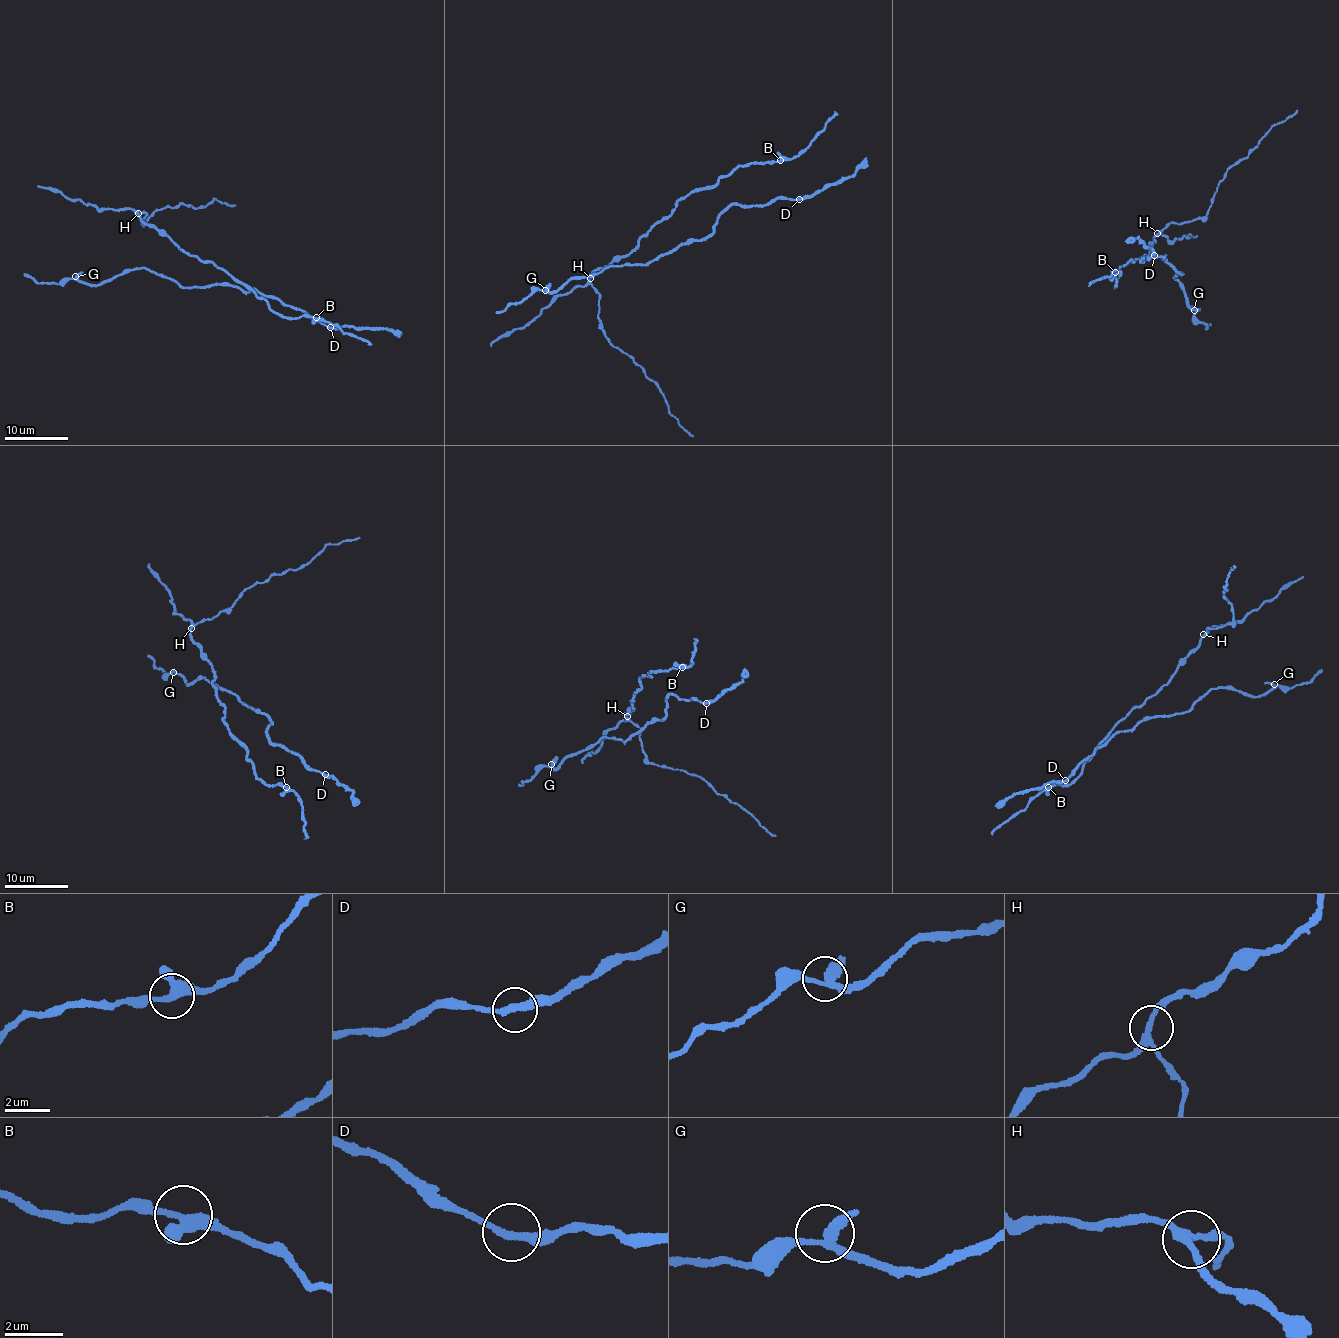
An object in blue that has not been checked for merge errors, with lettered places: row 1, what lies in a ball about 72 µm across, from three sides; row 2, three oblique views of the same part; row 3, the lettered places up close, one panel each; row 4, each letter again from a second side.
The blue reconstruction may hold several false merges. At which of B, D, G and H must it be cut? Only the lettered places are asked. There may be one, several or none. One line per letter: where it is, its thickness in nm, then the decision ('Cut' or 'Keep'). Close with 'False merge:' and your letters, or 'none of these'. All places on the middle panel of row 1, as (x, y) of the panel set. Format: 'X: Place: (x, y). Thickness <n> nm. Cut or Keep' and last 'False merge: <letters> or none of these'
B: Place: (780, 160). Thickness 320 nm. Keep
D: Place: (799, 199). Thickness 280 nm. Keep
G: Place: (545, 290). Thickness 220 nm. Keep
H: Place: (590, 278). Thickness 240 nm. Keep
False merge: none of these

